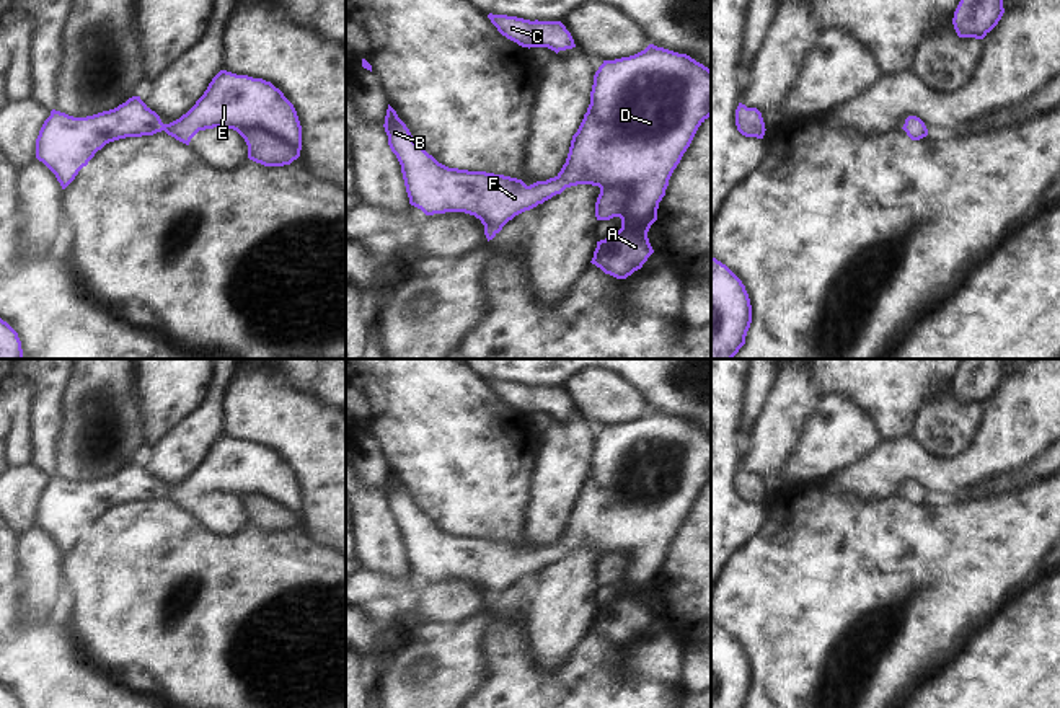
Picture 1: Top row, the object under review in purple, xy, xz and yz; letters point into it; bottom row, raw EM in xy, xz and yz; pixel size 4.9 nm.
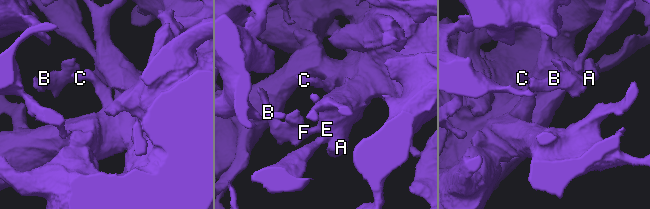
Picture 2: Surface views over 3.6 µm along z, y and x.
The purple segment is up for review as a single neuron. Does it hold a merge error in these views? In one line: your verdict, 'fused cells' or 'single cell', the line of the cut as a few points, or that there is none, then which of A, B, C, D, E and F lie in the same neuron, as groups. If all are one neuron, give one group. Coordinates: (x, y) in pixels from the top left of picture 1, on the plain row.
single cell | no cut | A B C D E F

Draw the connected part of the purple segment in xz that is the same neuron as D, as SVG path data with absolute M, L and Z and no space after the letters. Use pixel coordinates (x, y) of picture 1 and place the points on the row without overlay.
M649 409L634 421L603 426L594 440L590 470L572 501L566 529L546 546L527 551L522 545L504 540L448 533L414 507L390 470L383 493L388 511L401 530L409 569L426 581L445 577L475 581L484 591L488 607L515 581L561 560L566 553L598 551L597 586L620 582L621 594L613 602L597 607L590 628L605 639L626 644L654 618L647 597L657 586L659 568L698 493L709 481L711 436L687 419Z

